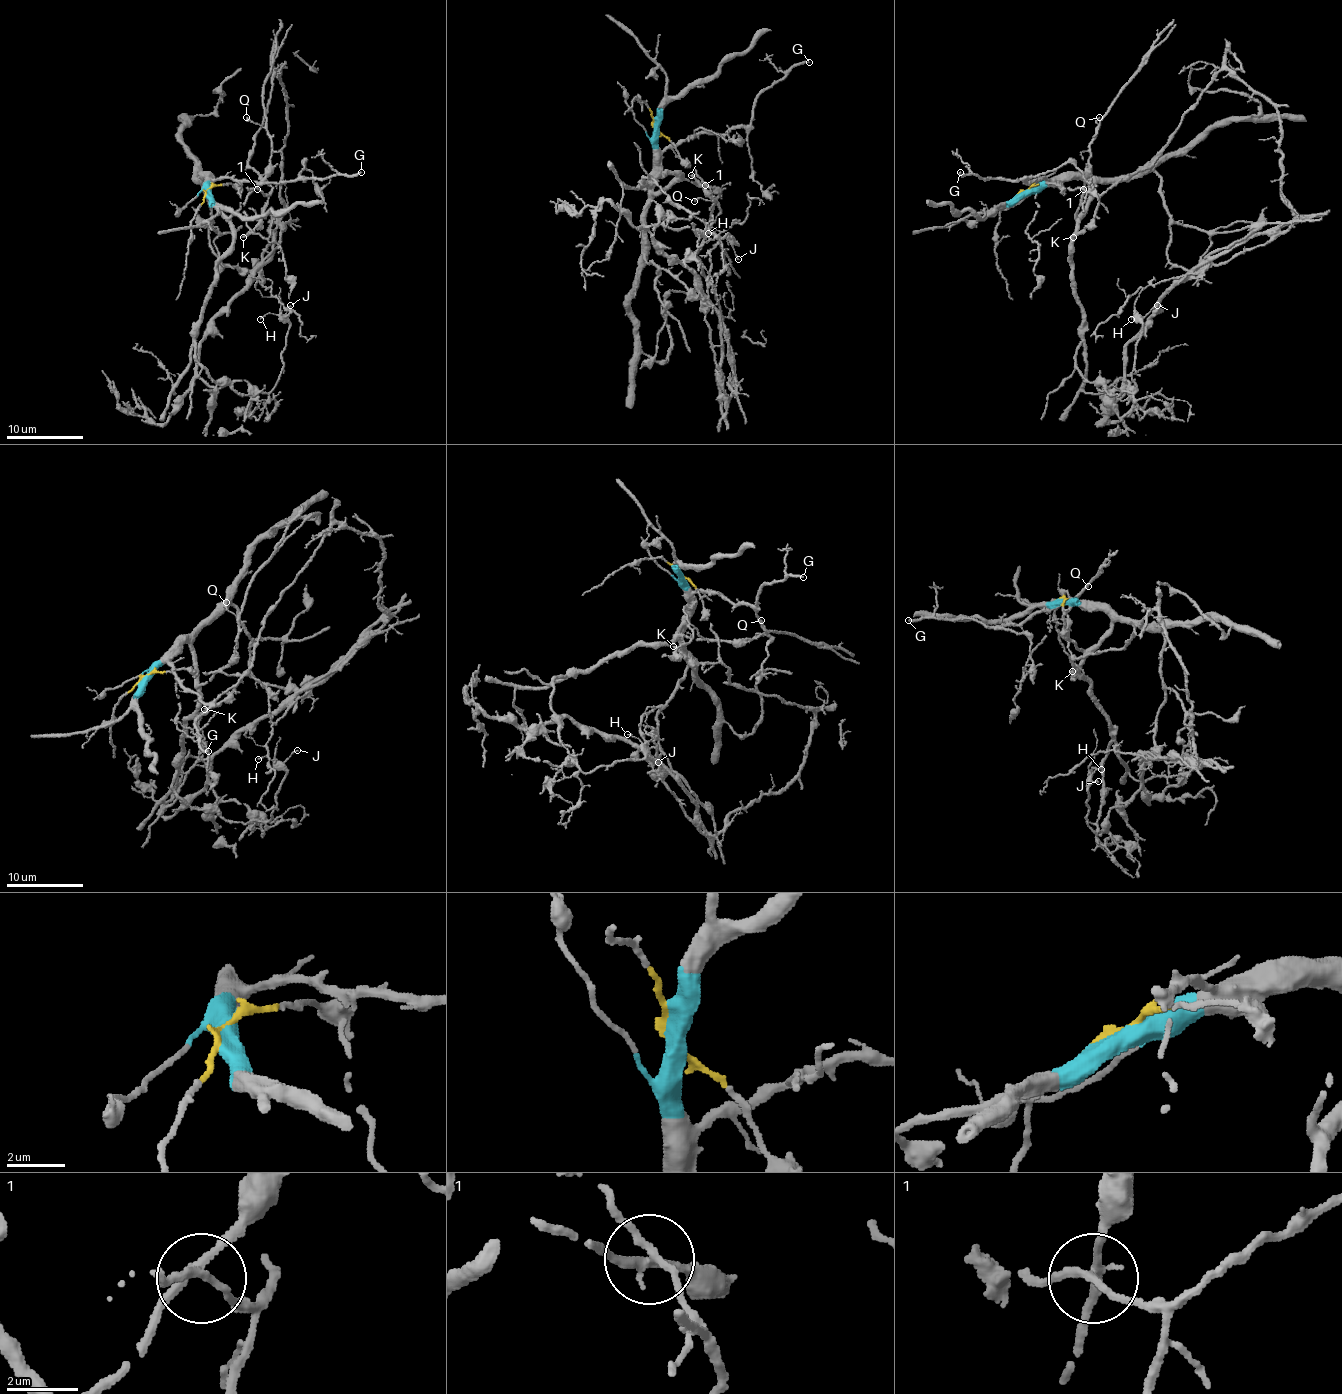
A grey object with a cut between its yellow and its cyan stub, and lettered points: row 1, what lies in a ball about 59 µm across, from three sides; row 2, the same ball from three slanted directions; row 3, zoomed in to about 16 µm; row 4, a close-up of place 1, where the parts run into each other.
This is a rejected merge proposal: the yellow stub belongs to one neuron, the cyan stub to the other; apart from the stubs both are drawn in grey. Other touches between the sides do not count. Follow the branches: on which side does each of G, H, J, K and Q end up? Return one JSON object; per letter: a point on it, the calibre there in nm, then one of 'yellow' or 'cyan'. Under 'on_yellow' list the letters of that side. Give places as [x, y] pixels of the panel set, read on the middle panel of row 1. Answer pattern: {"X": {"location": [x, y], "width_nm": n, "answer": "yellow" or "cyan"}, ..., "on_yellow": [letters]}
{"G": {"location": [809, 62], "width_nm": 240, "answer": "cyan"}, "H": {"location": [708, 233], "width_nm": 130, "answer": "cyan"}, "J": {"location": [738, 259], "width_nm": 140, "answer": "cyan"}, "K": {"location": [691, 175], "width_nm": 220, "answer": "yellow"}, "Q": {"location": [694, 201], "width_nm": 190, "answer": "cyan"}, "on_yellow": ["K"]}

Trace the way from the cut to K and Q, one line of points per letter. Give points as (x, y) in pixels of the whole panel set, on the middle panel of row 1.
K: (653, 126), (696, 173), (715, 200), (690, 175)
Q: (655, 126), (653, 192), (661, 192), (678, 178), (713, 186), (719, 192), (711, 200), (698, 198), (694, 202)

